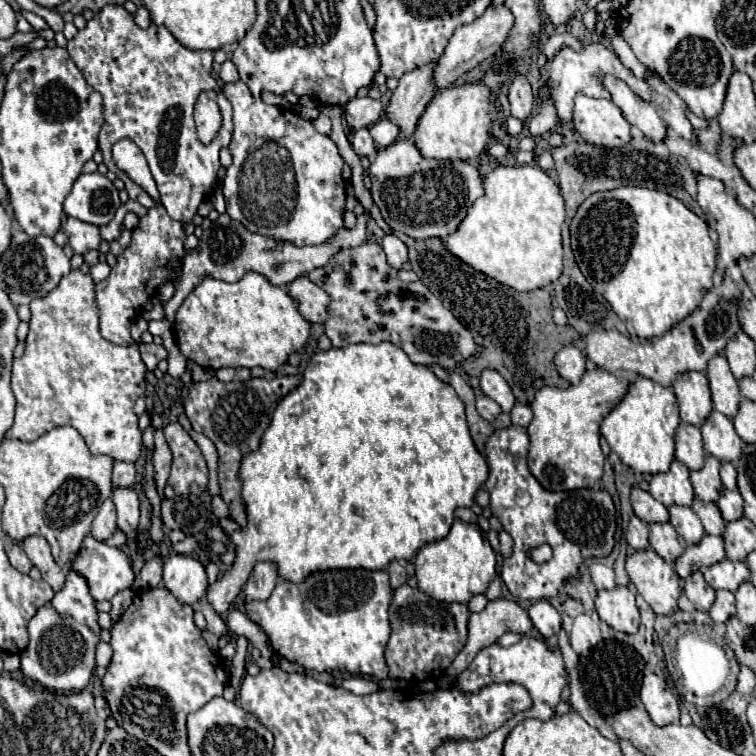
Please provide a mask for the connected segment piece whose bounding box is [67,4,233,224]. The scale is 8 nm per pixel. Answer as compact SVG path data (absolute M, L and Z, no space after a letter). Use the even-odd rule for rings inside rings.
M113 4L101 8L87 26L67 42L67 52L83 72L87 84L103 96L105 124L99 134L99 150L103 152L105 166L125 182L125 190L131 200L151 208L151 204L155 204L153 198L123 174L111 158L111 148L117 140L133 140L149 162L151 174L161 192L161 202L169 216L183 224L193 220L205 194L211 194L215 188L217 170L221 166L219 150L229 146L233 132L231 104L211 76L213 52L193 52L181 46L165 26L151 24L143 30L123 6ZM201 90L215 90L223 112L223 126L211 144L201 144L195 134L193 104Z

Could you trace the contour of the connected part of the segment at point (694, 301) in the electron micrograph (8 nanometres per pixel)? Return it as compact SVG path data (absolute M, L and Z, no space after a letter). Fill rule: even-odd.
M627 186L589 196L571 220L571 248L583 276L603 294L623 322L631 322L639 338L669 332L687 318L701 304L705 292L713 288L717 244L709 238L709 226L681 200L657 190Z

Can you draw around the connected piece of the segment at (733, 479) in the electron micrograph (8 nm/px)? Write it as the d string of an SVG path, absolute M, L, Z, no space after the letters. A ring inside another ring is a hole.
M725 462L721 466L721 480L723 480L723 486L727 490L737 490L737 470L735 470L733 464Z

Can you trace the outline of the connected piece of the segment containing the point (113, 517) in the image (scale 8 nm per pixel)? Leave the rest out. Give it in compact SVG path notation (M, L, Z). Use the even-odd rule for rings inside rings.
M105 500L99 514L93 520L93 528L91 528L91 536L99 542L107 540L113 536L113 532L117 530L117 512L115 512L115 504L113 500Z

